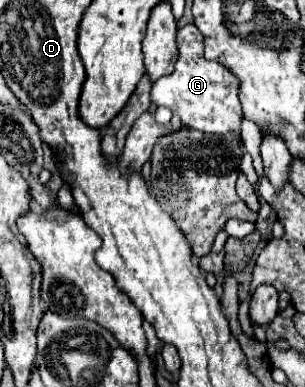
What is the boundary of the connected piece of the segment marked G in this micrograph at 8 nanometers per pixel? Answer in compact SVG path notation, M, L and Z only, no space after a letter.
M194 24L178 28L176 44L180 52L176 60L176 68L170 76L162 76L154 82L150 92L152 104L166 106L168 110L172 110L172 114L178 116L186 128L194 128L204 134L218 134L218 136L234 132L238 136L242 122L242 106L238 98L240 80L224 64L208 62L204 58L204 48L202 48L204 44Z

